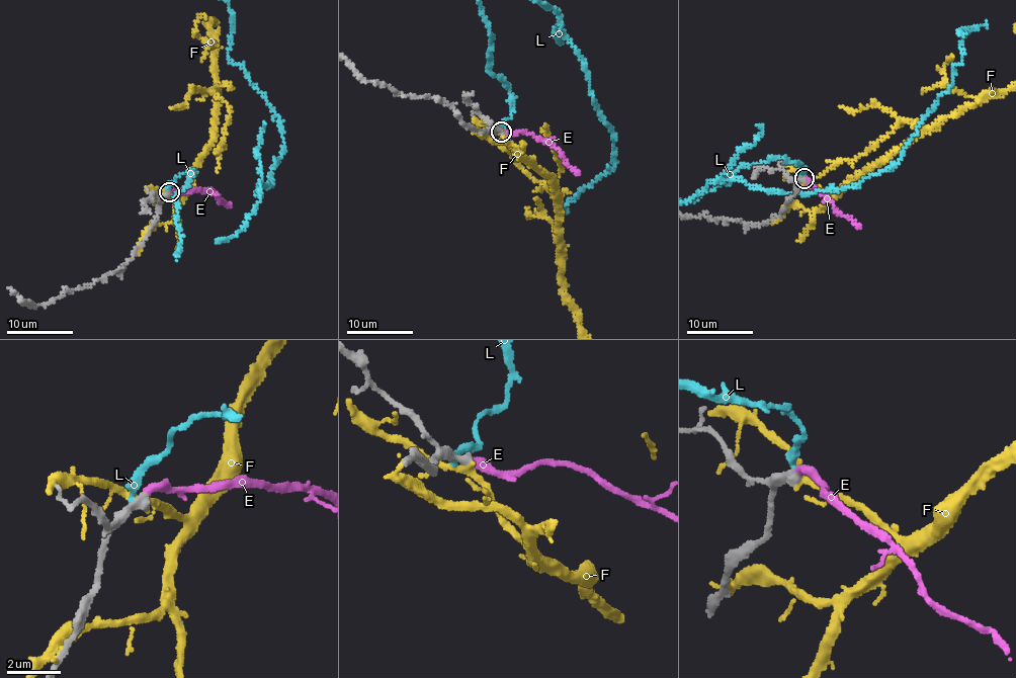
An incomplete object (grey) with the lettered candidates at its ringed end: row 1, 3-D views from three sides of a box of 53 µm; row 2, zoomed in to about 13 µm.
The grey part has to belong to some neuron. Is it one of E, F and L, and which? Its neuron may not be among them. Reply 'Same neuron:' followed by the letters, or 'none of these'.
Same neuron: E

